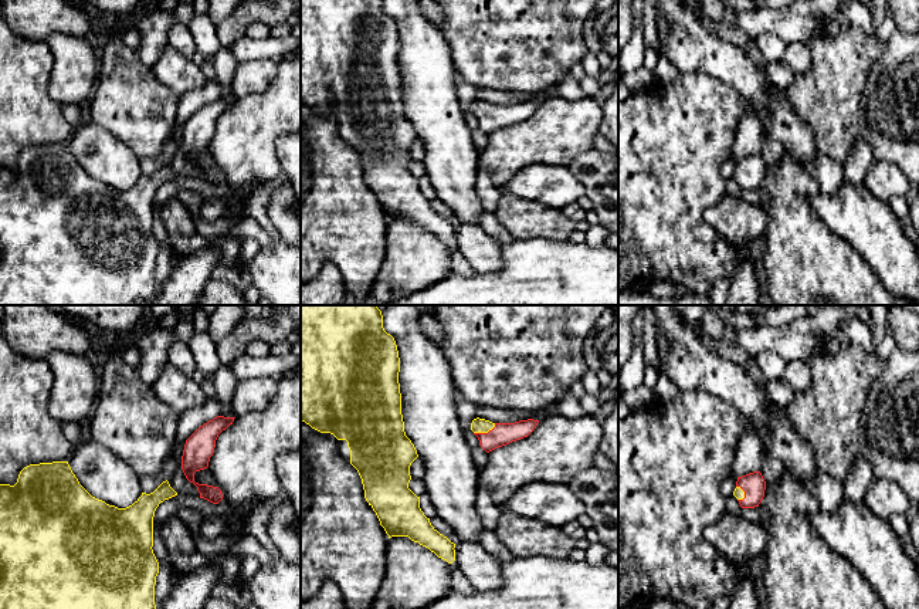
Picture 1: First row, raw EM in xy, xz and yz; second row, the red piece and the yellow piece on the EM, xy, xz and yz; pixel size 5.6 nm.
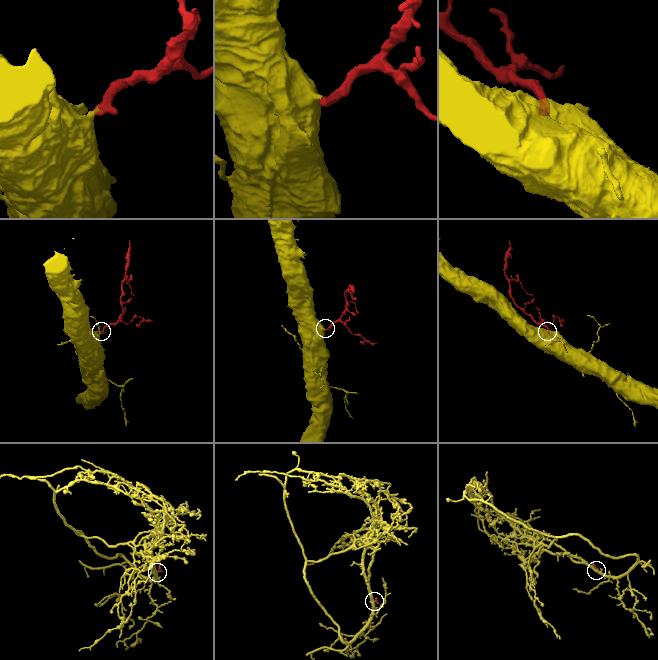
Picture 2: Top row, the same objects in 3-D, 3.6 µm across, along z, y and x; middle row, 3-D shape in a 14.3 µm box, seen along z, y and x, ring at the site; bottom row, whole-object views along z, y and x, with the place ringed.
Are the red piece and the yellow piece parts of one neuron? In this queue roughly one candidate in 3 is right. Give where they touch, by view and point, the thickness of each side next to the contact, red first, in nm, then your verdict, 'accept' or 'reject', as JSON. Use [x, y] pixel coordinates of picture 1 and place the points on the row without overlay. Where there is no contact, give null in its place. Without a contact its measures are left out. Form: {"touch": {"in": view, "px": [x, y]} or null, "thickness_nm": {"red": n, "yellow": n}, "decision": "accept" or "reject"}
{"touch": {"in": "xz", "px": [485, 115]}, "thickness_nm": {"red": 130, "yellow": 80}, "decision": "accept"}

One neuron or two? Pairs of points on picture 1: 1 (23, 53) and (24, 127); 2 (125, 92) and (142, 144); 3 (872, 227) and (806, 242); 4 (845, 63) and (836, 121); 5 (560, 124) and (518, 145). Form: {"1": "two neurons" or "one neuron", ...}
{"1": "one neuron", "2": "one neuron", "3": "two neurons", "4": "one neuron", "5": "one neuron"}

